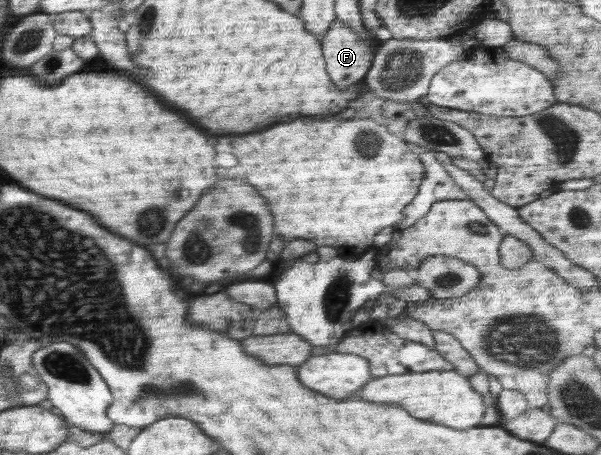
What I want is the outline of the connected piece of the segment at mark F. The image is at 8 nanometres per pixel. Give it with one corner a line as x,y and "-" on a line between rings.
337,17
321,41
325,68
339,90
364,79
376,56
370,40
365,40

